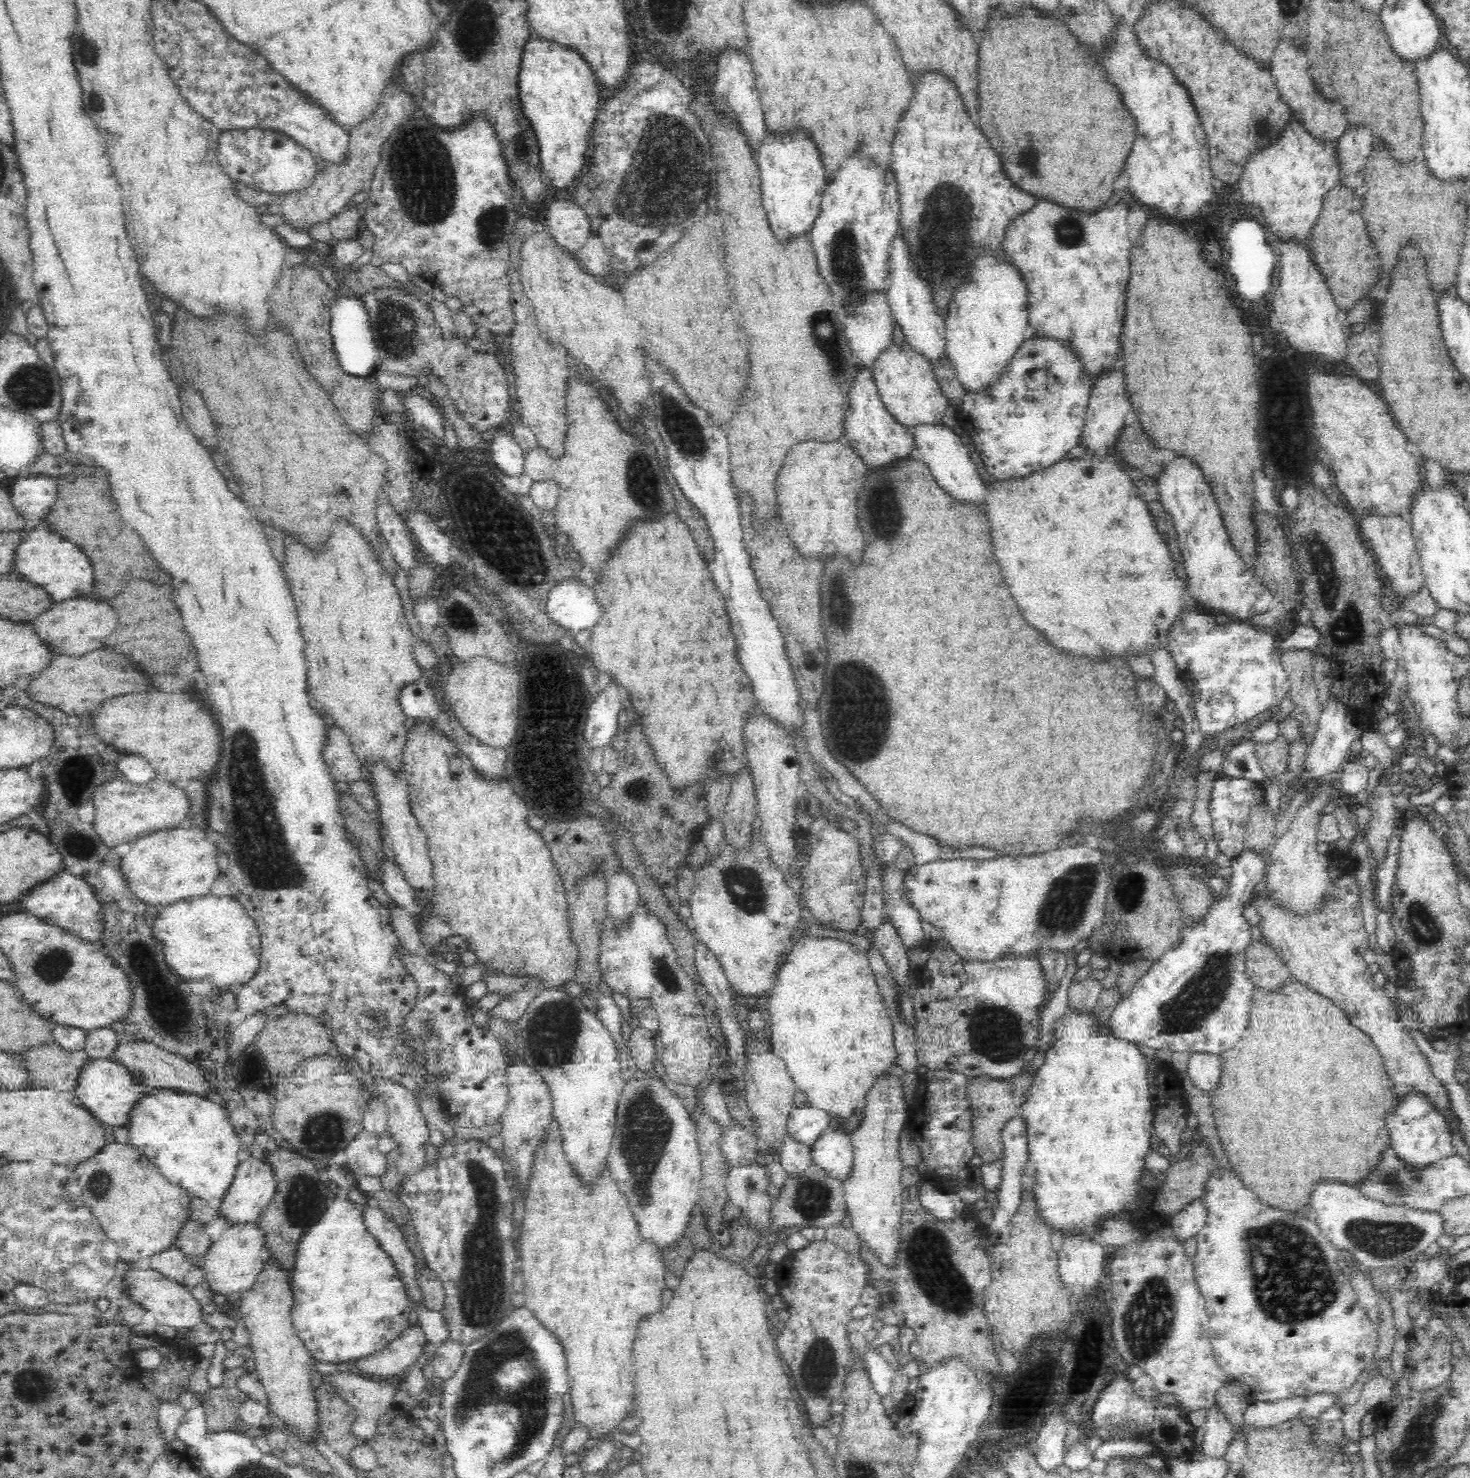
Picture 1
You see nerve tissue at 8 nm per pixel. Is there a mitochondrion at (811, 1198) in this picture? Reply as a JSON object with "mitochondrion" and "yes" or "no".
{"mitochondrion":"yes"}

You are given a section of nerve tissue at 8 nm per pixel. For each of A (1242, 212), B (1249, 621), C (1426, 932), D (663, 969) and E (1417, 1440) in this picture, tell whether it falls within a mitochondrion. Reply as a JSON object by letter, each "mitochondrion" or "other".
{"A":"other","B":"other","C":"mitochondrion","D":"mitochondrion","E":"mitochondrion"}

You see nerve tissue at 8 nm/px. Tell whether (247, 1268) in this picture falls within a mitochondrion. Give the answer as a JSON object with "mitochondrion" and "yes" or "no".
{"mitochondrion":"no"}

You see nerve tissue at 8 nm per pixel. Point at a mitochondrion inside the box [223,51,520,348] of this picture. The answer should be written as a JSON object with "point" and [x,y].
{"point":[423,177]}

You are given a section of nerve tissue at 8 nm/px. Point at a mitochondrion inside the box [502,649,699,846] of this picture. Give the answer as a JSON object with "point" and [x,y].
{"point":[638,792]}

